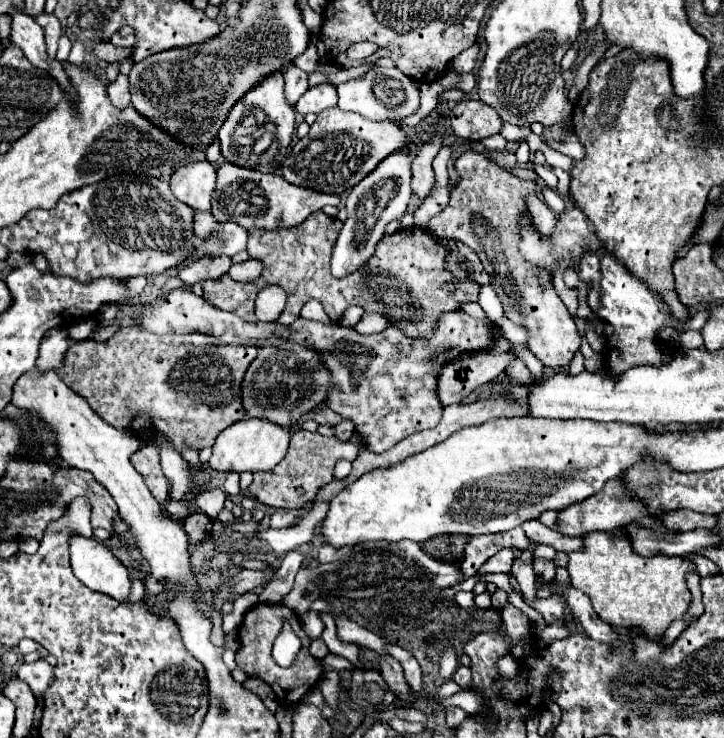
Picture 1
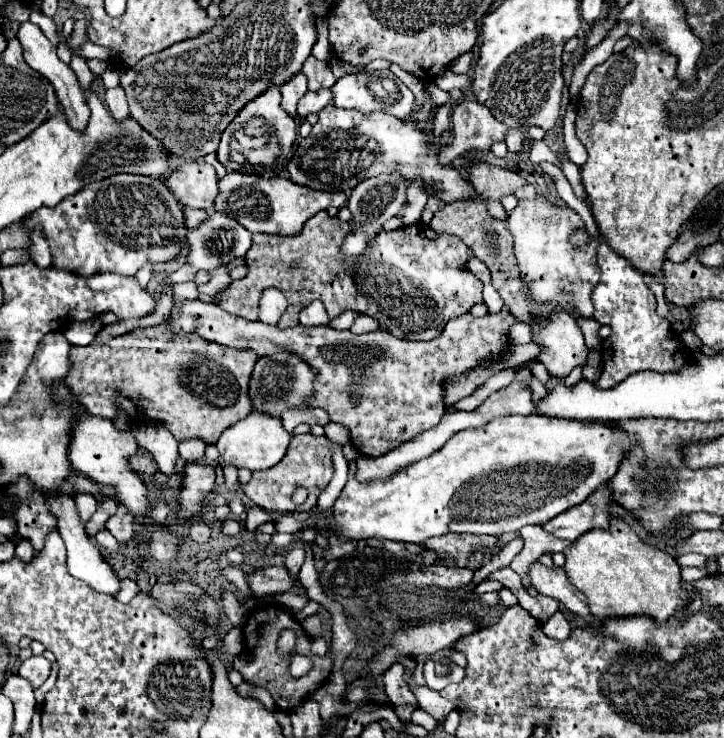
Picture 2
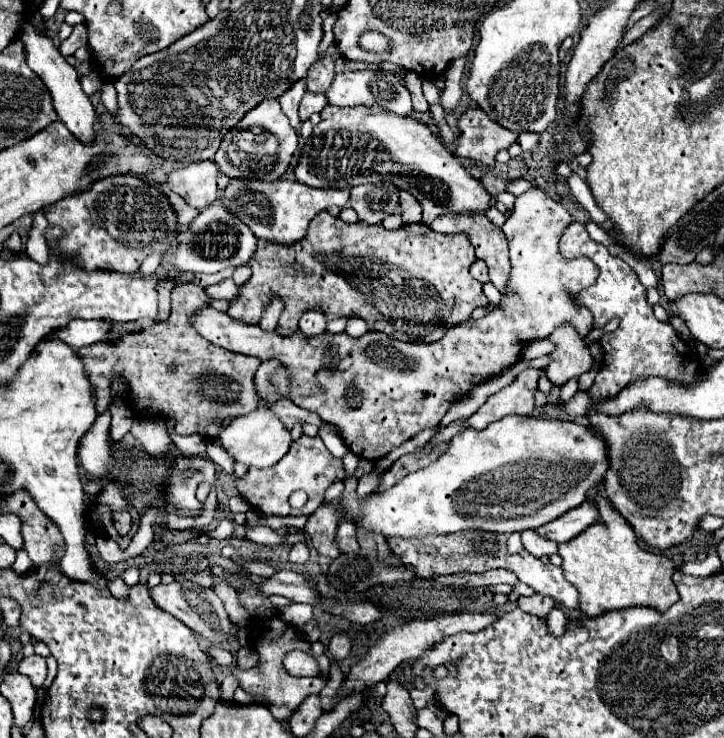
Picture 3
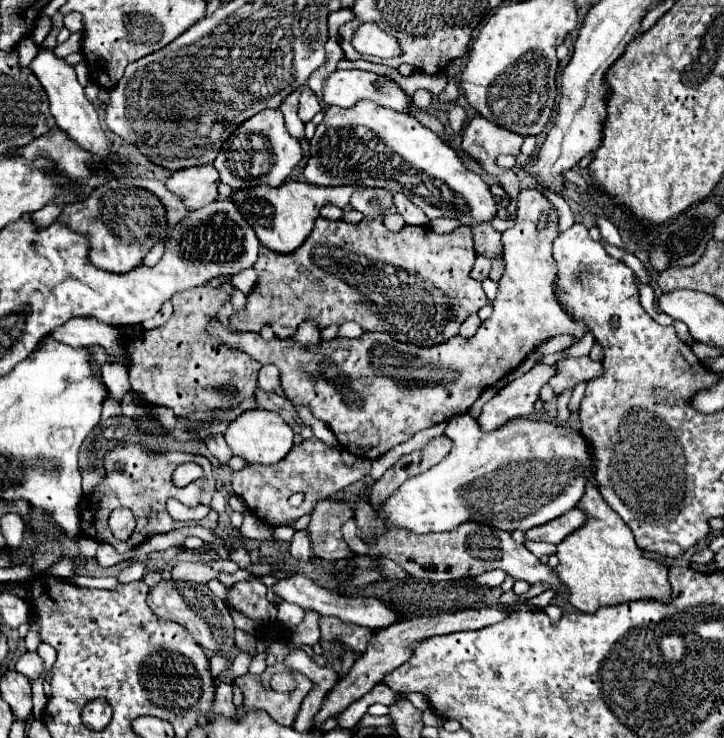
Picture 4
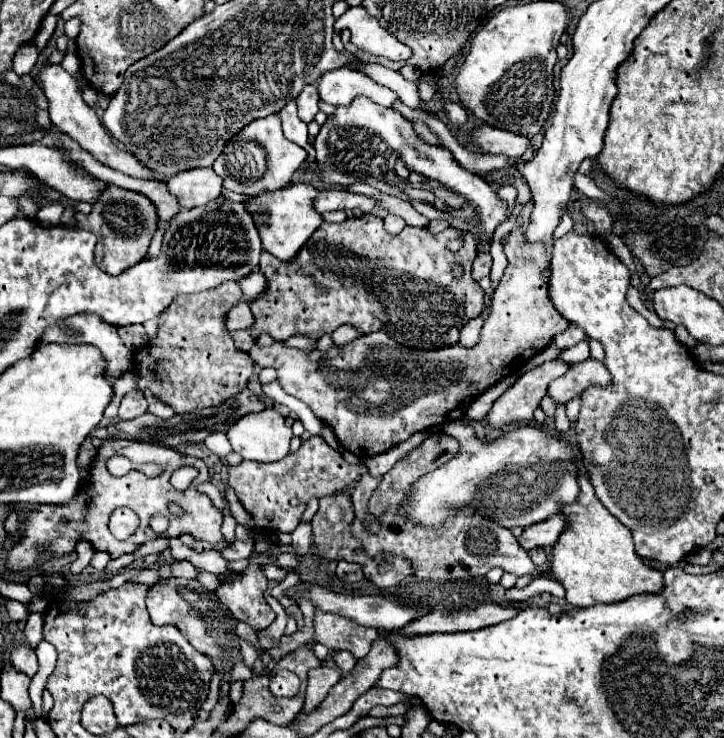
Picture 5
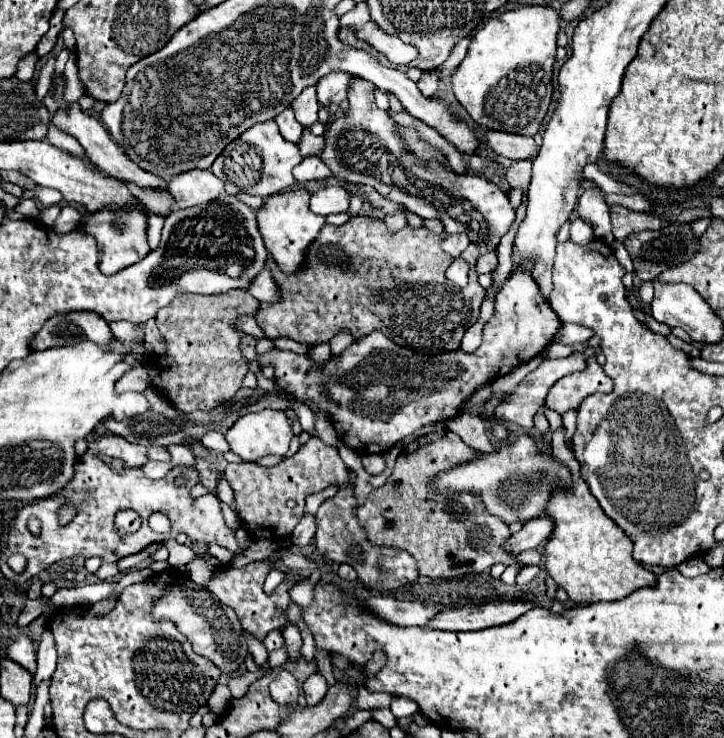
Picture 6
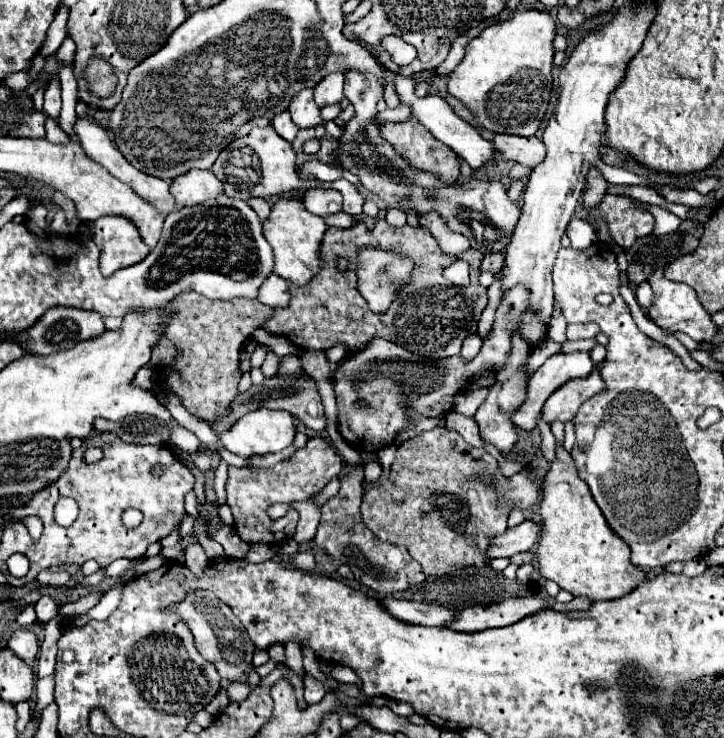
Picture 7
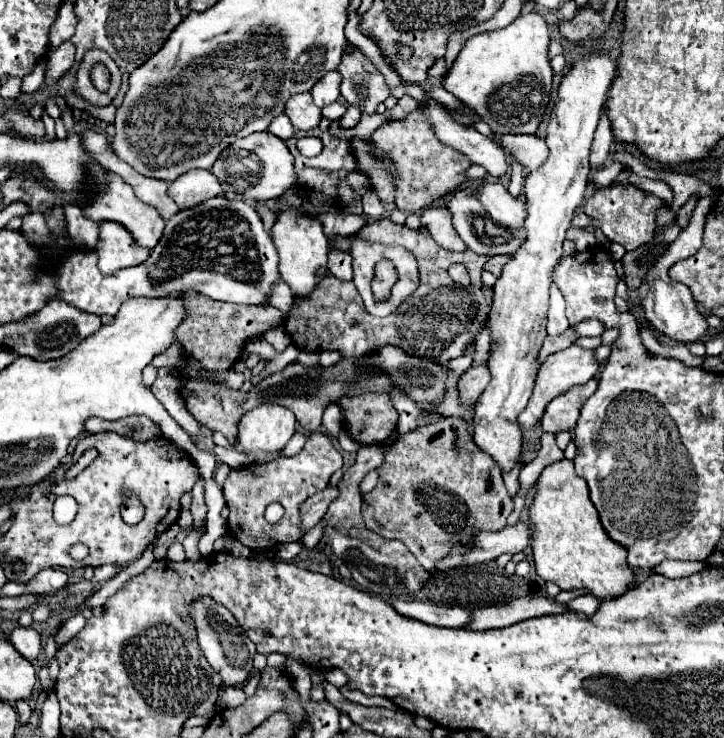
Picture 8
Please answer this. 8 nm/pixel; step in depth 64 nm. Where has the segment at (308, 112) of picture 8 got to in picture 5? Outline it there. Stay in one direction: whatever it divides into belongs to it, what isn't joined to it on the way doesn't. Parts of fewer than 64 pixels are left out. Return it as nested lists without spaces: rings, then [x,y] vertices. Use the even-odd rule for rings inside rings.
[[[304,86],[302,94],[296,98],[298,116],[300,116],[302,122],[308,124],[308,122],[314,120],[316,112],[320,110],[320,108],[318,108],[318,102],[320,102],[320,98],[318,98],[318,90],[316,90],[316,86]]]

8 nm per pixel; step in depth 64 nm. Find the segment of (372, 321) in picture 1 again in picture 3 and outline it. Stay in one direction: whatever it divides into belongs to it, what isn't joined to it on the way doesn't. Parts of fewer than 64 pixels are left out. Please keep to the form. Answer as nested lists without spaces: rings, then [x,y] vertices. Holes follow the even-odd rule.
[[[350,320],[348,324],[346,324],[346,328],[344,328],[344,332],[348,334],[348,336],[362,336],[362,334],[366,334],[370,328],[368,328],[368,324],[364,322],[364,320]]]

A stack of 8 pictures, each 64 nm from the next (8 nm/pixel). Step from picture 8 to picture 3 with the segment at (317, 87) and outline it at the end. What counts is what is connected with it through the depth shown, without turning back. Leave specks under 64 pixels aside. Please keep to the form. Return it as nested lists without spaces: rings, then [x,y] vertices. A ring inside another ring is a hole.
[[[356,70],[356,72],[342,72],[336,74],[330,88],[326,90],[328,104],[334,106],[360,106],[360,104],[380,104],[382,108],[396,112],[396,114],[410,114],[412,112],[412,100],[408,90],[394,78],[392,72],[382,70]]]

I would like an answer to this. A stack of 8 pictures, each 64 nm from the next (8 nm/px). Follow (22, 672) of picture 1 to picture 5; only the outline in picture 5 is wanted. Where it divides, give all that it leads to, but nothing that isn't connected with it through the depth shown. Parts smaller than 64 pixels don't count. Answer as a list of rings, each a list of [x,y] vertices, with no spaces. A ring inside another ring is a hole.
[[[28,644],[16,646],[16,648],[12,650],[12,654],[10,654],[10,660],[12,660],[12,664],[14,664],[18,670],[22,670],[24,674],[28,674],[30,678],[32,678],[32,676],[36,674],[36,670],[38,670],[38,660],[36,660],[34,648],[30,648]]]

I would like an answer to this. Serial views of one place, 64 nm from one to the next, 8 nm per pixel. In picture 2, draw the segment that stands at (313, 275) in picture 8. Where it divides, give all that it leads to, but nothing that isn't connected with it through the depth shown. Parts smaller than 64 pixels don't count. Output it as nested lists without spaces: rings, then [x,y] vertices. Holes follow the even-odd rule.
[[[228,172],[220,182],[220,192],[216,196],[216,210],[224,212],[226,216],[232,216],[238,220],[244,228],[248,228],[254,234],[278,234],[278,236],[296,236],[300,234],[302,226],[308,218],[314,214],[330,208],[330,206],[344,206],[346,194],[344,192],[322,192],[312,190],[300,184],[294,184],[286,178],[274,176],[274,178],[262,178],[252,174],[240,174],[240,172]]]

